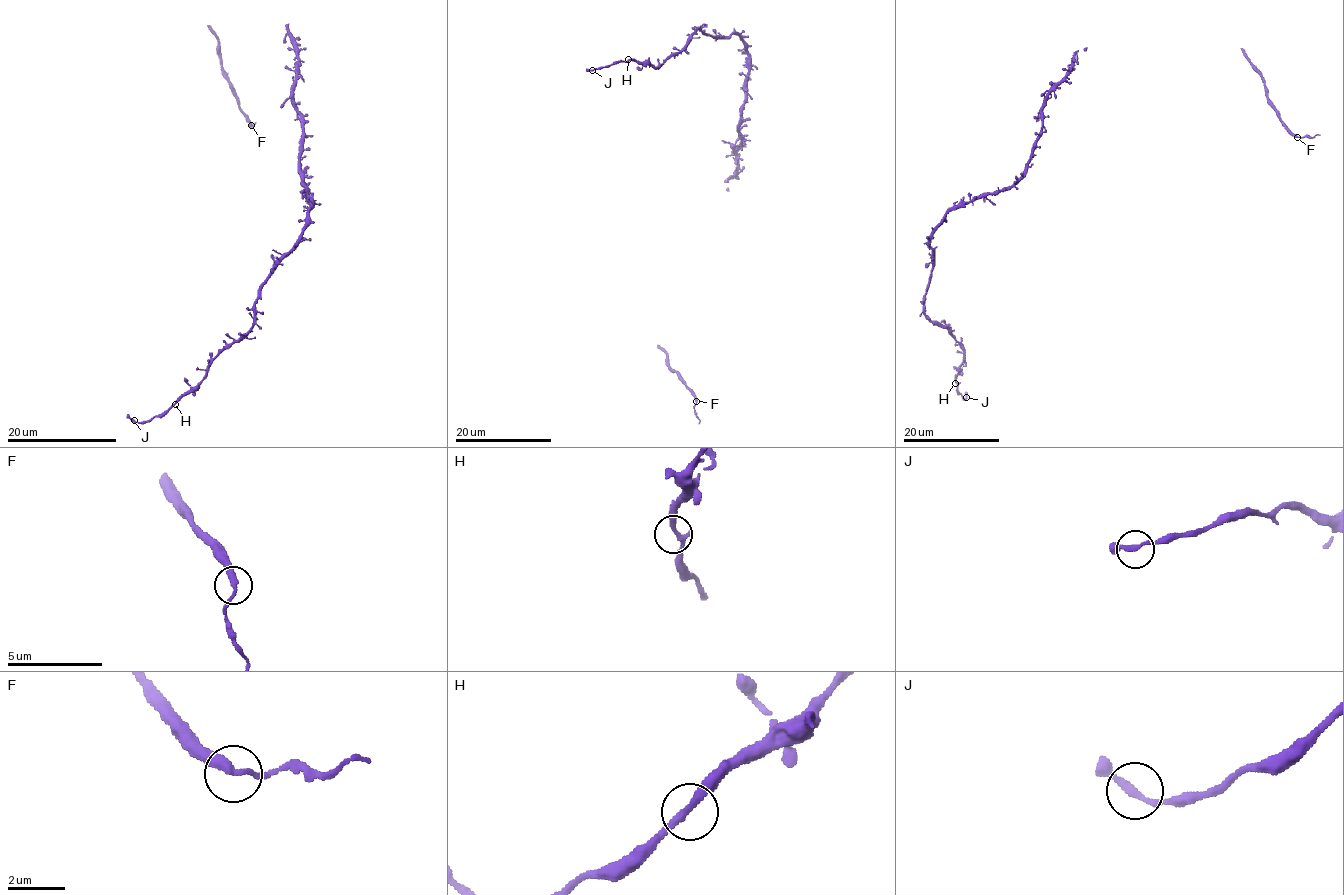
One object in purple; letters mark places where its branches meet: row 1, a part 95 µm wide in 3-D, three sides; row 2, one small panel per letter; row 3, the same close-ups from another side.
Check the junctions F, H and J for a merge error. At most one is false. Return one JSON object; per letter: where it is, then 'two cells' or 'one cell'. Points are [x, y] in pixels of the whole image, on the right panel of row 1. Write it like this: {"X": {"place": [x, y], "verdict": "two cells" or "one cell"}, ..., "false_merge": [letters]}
{"F": {"place": [1297, 137], "verdict": "two cells"}, "H": {"place": [955, 383], "verdict": "one cell"}, "J": {"place": [966, 397], "verdict": "one cell"}, "false_merge": ["F"]}

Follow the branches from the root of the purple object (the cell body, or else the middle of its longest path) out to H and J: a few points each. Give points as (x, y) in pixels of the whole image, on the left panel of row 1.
H: (302, 126), (300, 177), (310, 198), (309, 224), (262, 286), (255, 323), (175, 404)
J: (302, 126), (300, 177), (310, 198), (309, 224), (262, 286), (255, 323), (164, 412), (134, 420)

